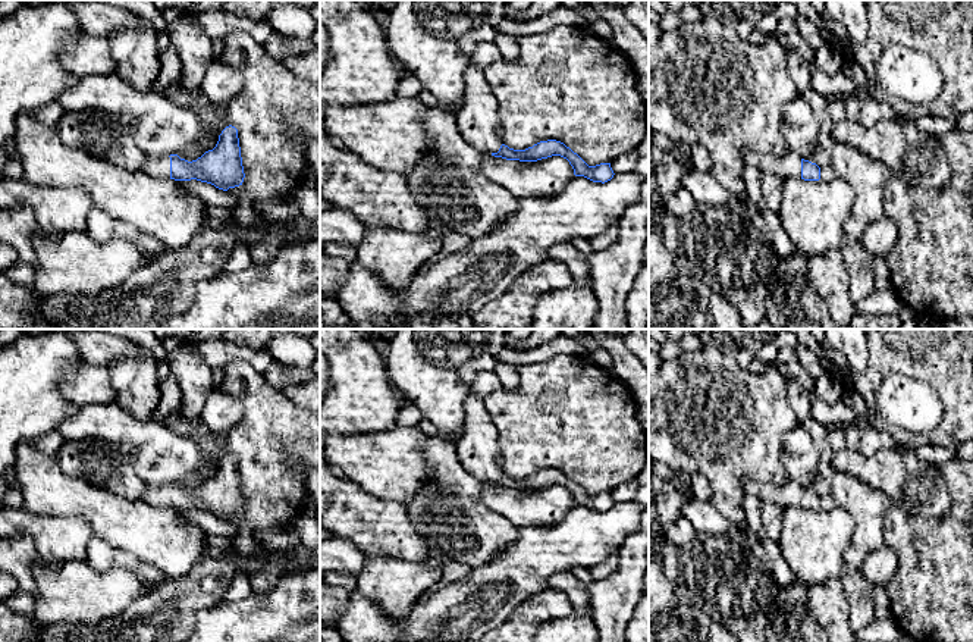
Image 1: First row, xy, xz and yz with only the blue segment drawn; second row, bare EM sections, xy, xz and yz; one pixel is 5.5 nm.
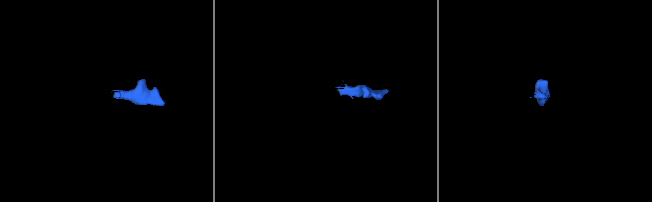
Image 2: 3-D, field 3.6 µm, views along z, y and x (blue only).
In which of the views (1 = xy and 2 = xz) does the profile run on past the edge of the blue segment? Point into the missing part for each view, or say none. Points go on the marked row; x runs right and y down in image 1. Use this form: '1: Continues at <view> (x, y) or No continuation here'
1: Continues at xy (159, 166)
2: Continues at xz (477, 121)

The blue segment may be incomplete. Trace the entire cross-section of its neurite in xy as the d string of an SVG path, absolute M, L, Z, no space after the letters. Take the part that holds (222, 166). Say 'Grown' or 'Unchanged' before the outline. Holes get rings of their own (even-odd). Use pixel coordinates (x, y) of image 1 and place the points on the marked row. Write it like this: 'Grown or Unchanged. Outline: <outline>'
Grown. Outline: M226 126L213 150L188 162L178 154L147 156L144 172L151 176L191 181L197 179L227 191L242 185L245 173L241 157L238 129Z

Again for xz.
Grown. Outline: M468 63L464 72L464 106L456 113L456 128L467 144L480 153L520 162L537 162L552 156L561 156L569 162L575 176L584 176L593 182L608 182L613 178L611 163L588 166L577 153L556 140L540 141L525 150L514 150L505 145L498 134L498 101L481 69Z

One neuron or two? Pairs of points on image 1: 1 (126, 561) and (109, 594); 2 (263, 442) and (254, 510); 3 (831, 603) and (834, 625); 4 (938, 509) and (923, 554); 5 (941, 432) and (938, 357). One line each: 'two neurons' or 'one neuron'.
1: two neurons
2: one neuron
3: one neuron
4: two neurons
5: one neuron

